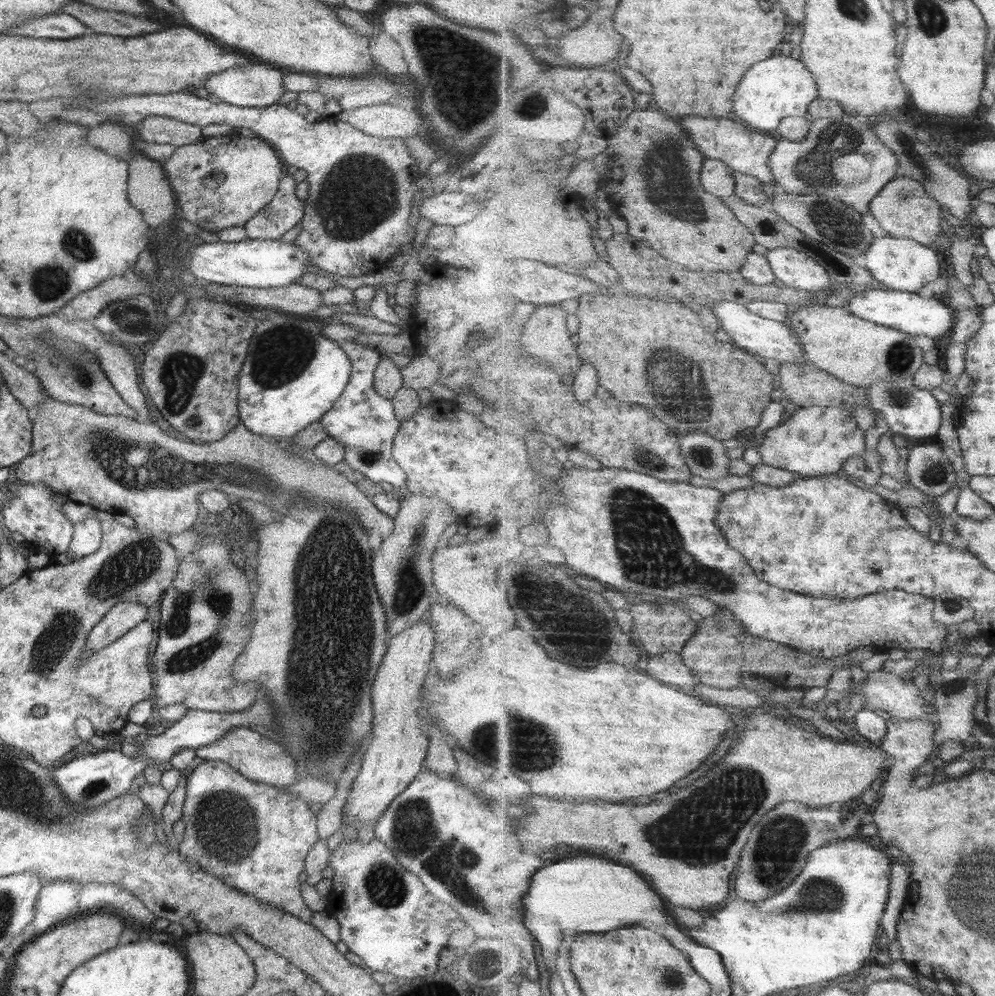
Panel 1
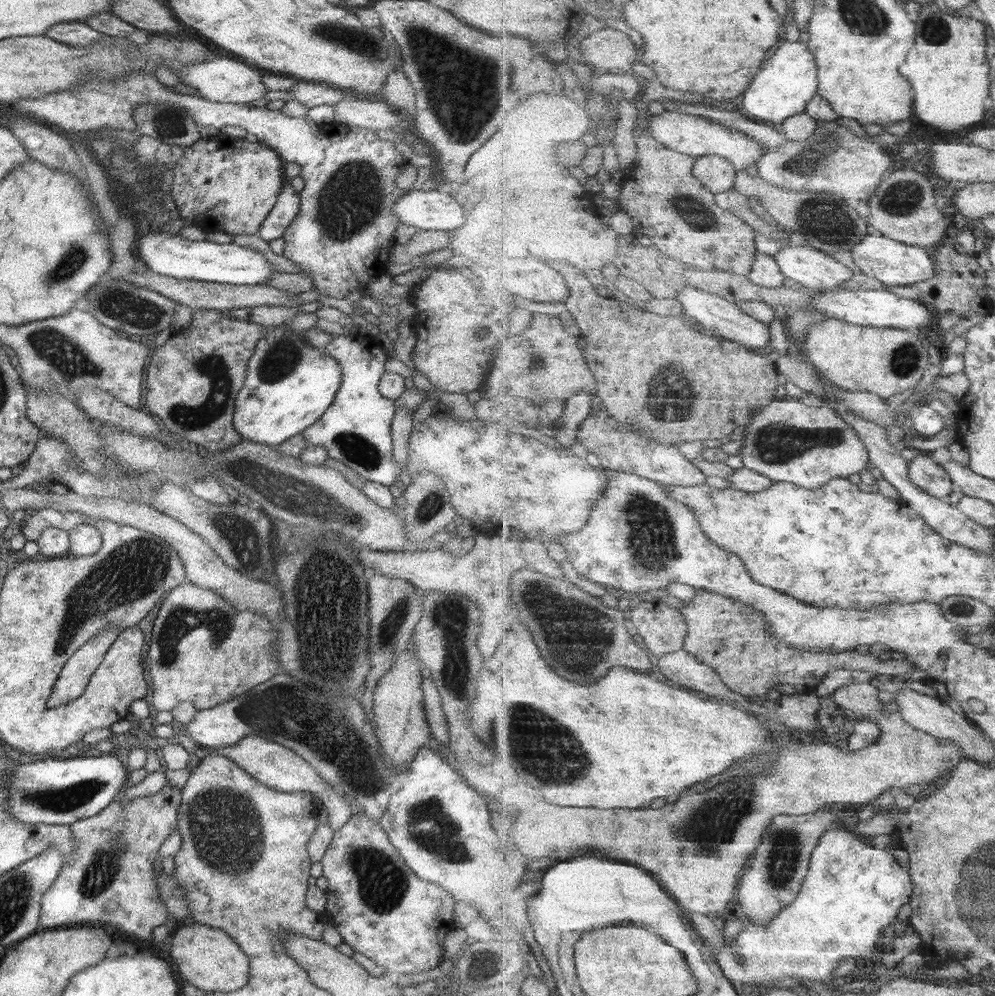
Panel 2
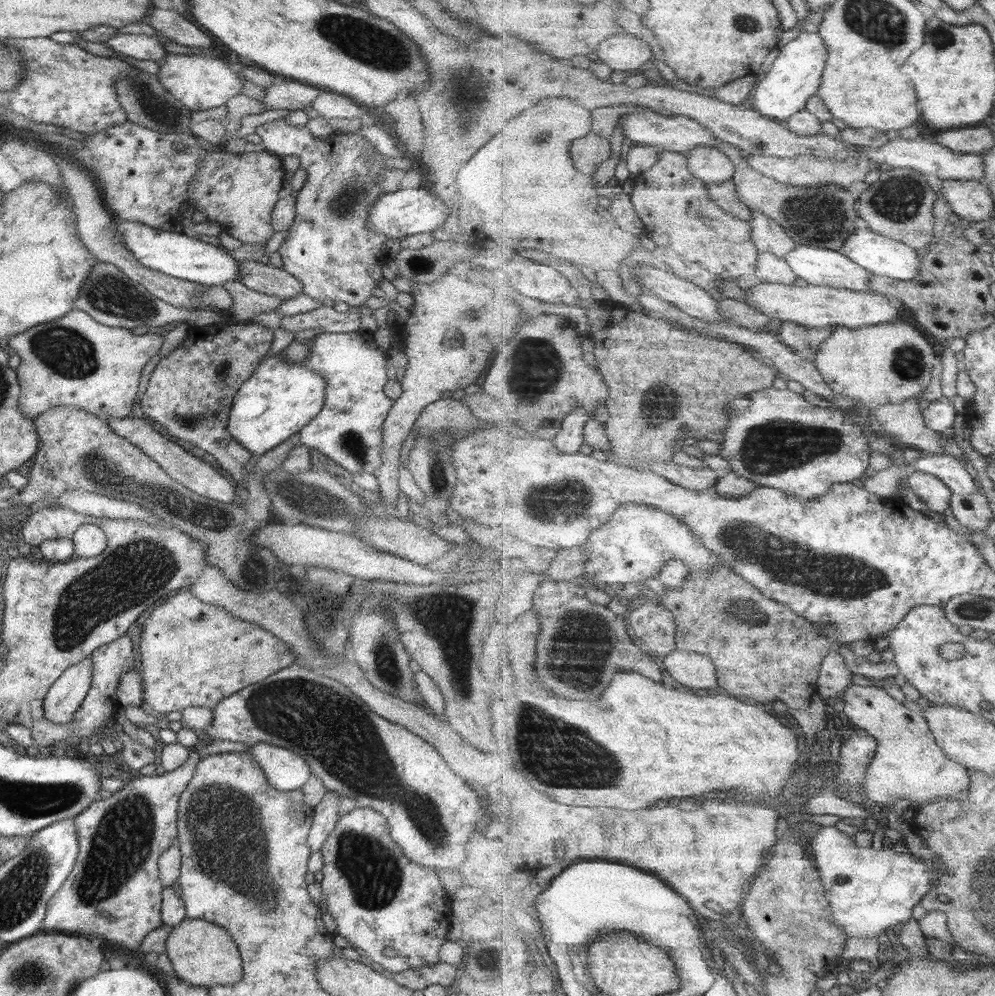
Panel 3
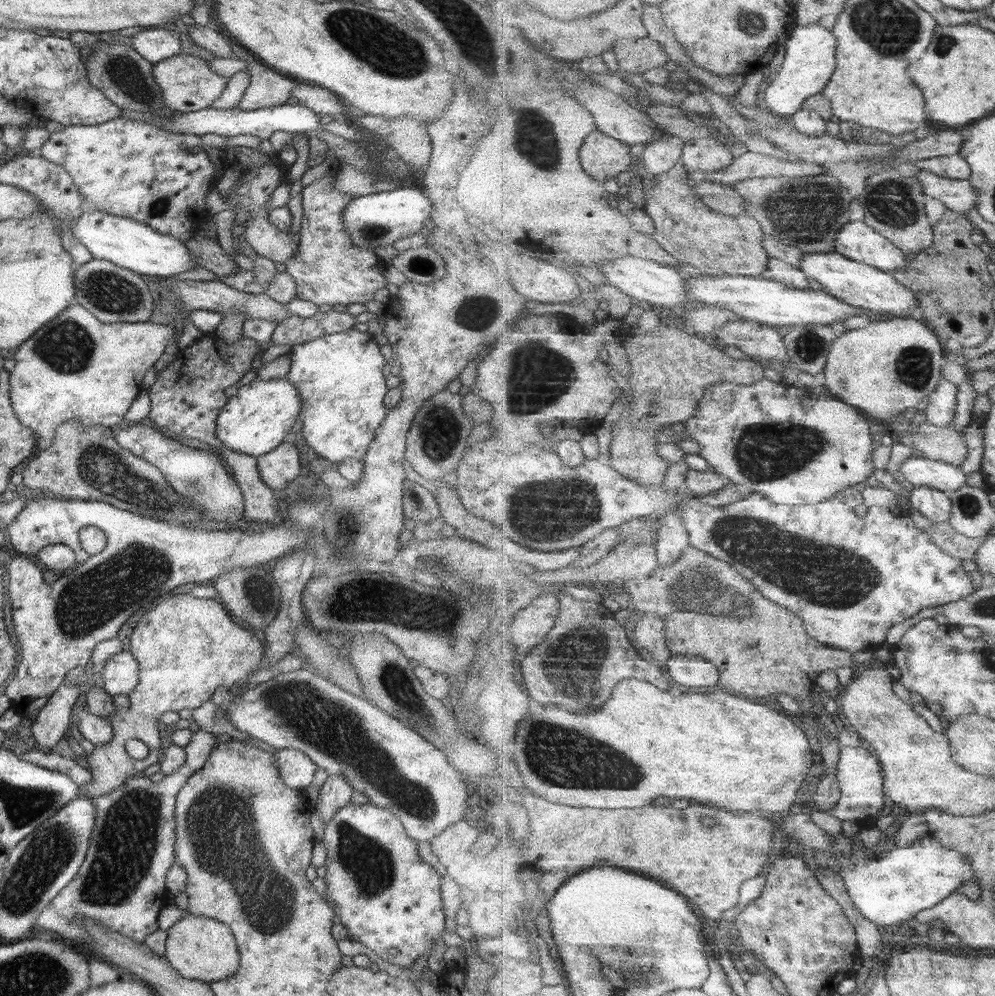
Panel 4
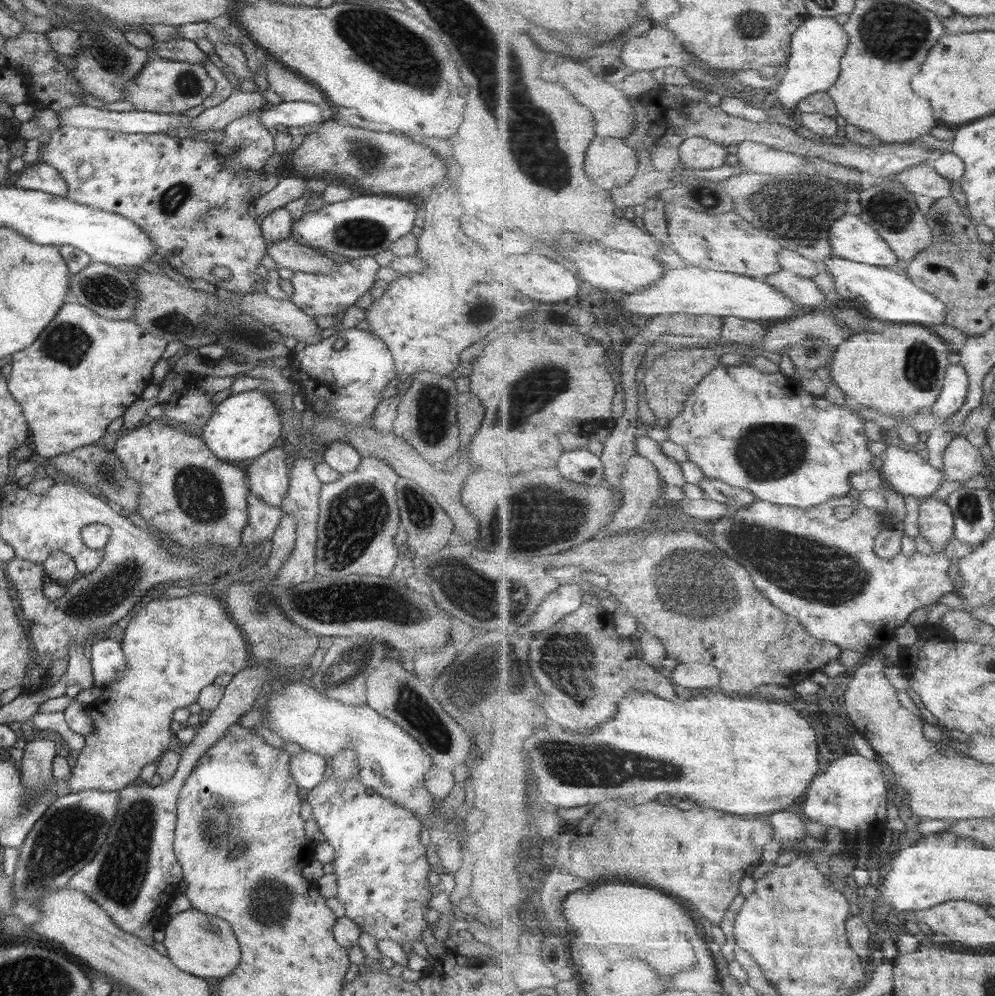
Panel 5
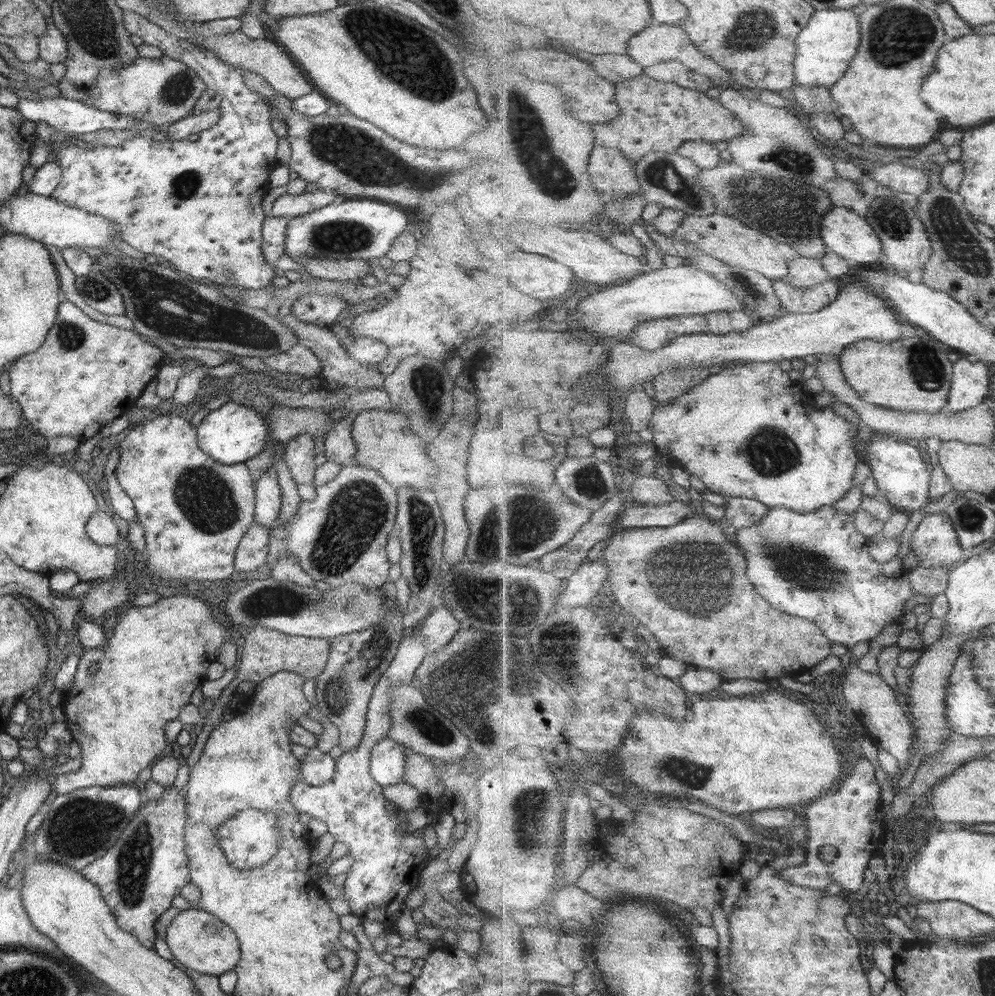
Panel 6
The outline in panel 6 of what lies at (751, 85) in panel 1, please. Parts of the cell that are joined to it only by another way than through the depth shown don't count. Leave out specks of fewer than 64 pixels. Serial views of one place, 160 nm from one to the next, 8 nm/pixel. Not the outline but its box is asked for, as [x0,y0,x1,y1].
[796,10,861,88]

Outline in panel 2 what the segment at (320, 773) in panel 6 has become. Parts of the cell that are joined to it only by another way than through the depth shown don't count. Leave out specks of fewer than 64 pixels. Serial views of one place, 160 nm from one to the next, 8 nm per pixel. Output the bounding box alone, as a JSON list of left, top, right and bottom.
[209,736,351,830]

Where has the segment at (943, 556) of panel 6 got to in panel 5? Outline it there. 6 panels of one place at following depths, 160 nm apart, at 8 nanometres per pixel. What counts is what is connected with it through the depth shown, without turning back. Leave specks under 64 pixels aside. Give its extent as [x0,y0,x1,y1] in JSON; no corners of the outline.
[919,498,955,550]

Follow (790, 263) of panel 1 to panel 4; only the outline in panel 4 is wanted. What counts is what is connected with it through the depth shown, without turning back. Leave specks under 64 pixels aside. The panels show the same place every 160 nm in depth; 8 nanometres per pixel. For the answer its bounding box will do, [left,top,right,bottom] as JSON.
[801,250,920,319]

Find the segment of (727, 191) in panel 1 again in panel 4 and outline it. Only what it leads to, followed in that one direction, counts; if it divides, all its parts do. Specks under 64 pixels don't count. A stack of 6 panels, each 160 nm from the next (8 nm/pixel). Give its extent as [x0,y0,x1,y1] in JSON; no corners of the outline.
[681,138,734,172]

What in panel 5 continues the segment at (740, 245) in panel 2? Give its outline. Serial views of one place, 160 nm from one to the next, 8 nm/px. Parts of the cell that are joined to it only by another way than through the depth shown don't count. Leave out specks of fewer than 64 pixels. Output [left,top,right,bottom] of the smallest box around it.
[666,202,783,282]

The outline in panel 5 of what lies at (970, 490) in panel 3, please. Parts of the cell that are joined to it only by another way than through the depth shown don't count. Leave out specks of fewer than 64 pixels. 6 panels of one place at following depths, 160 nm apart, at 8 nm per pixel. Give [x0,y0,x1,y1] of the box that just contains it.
[880,445,947,501]

